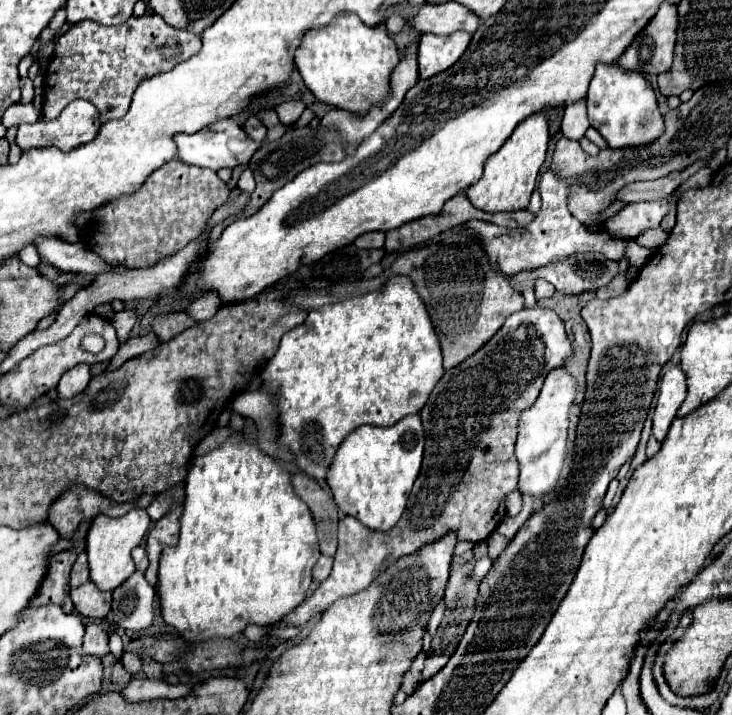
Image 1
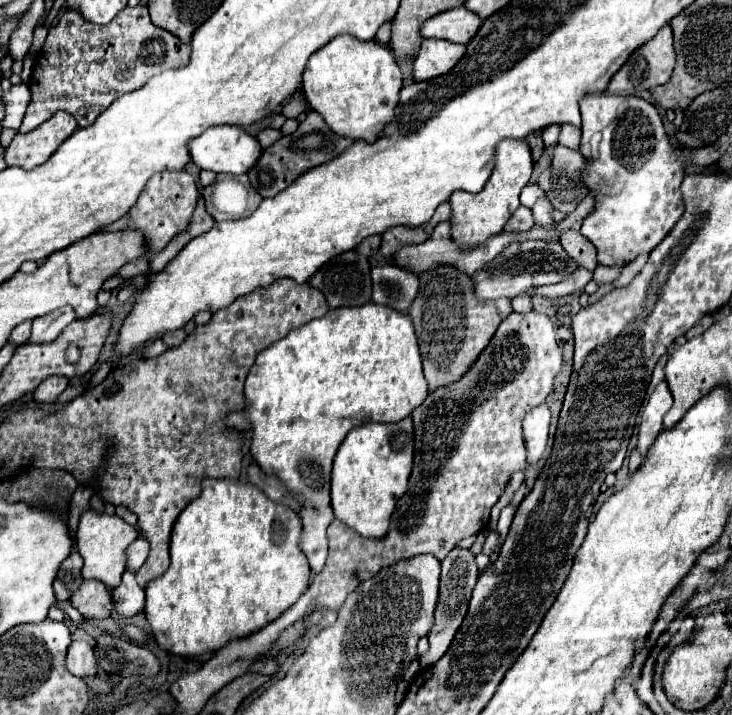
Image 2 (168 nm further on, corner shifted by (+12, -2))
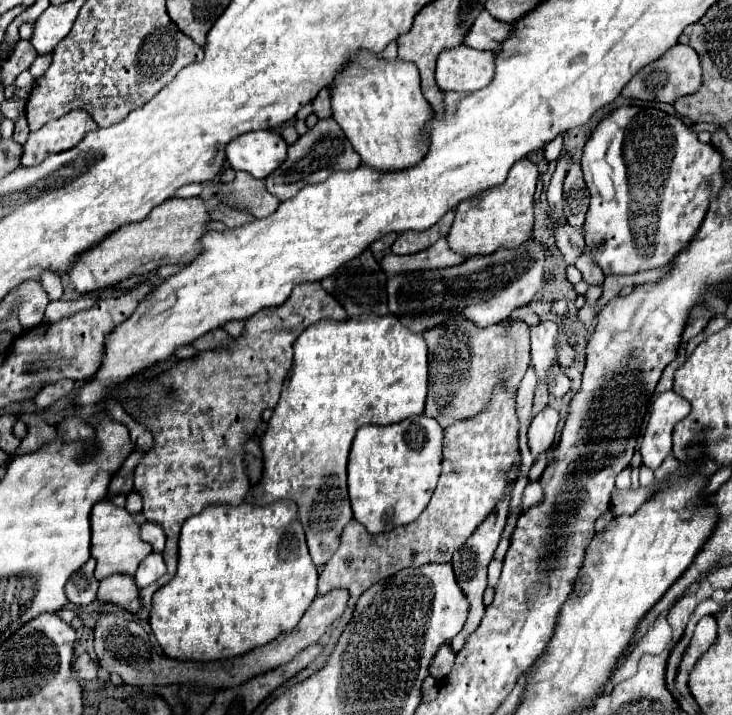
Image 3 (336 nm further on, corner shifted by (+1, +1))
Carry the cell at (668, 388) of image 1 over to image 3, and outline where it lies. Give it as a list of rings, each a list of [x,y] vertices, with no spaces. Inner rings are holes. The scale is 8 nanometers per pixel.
[[[663,391],[655,397],[651,417],[643,435],[641,455],[643,465],[657,469],[671,453],[671,431],[677,421],[687,417],[691,405],[687,399],[673,391]]]

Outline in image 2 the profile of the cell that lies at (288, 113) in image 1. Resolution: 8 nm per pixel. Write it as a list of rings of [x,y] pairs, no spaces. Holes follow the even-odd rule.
[[[298,96],[298,98],[292,98],[290,102],[286,102],[282,106],[282,114],[286,118],[298,118],[302,112],[306,112],[306,98],[304,96]]]

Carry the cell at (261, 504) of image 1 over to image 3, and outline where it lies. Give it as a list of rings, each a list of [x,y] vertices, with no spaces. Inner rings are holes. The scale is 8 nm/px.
[[[243,501],[239,505],[209,505],[199,515],[193,515],[185,521],[181,529],[181,541],[179,541],[177,573],[167,585],[157,589],[157,593],[153,595],[153,613],[151,613],[149,623],[151,623],[153,635],[157,637],[167,657],[183,659],[183,661],[213,661],[213,659],[243,655],[267,641],[273,641],[273,637],[277,637],[279,633],[289,631],[291,627],[299,623],[299,617],[303,617],[303,613],[307,611],[315,595],[317,595],[317,567],[313,565],[309,557],[307,543],[305,543],[305,531],[299,521],[299,507],[293,501],[277,501],[277,503],[263,505],[263,507],[251,501]]]

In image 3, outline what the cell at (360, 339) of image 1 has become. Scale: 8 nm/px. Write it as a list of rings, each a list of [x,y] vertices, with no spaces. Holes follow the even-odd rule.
[[[383,315],[345,321],[321,319],[297,337],[293,353],[295,361],[283,381],[281,399],[261,439],[265,471],[253,495],[259,505],[281,499],[291,499],[299,505],[299,519],[305,527],[311,559],[317,567],[323,567],[337,551],[341,531],[353,517],[347,497],[347,457],[351,441],[359,425],[393,425],[423,413],[429,385],[428,348],[423,335],[411,333],[395,315]]]

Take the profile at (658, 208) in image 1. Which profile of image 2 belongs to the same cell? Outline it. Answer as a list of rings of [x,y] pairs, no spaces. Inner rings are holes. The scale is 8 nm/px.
[[[608,92],[586,96],[580,102],[582,112],[582,142],[580,154],[588,166],[582,170],[582,180],[590,194],[594,194],[594,210],[582,222],[582,236],[588,238],[598,250],[598,264],[626,266],[640,254],[650,254],[674,228],[684,214],[684,200],[680,190],[686,176],[684,150],[672,144],[664,132],[658,110],[636,96],[612,96]]]

